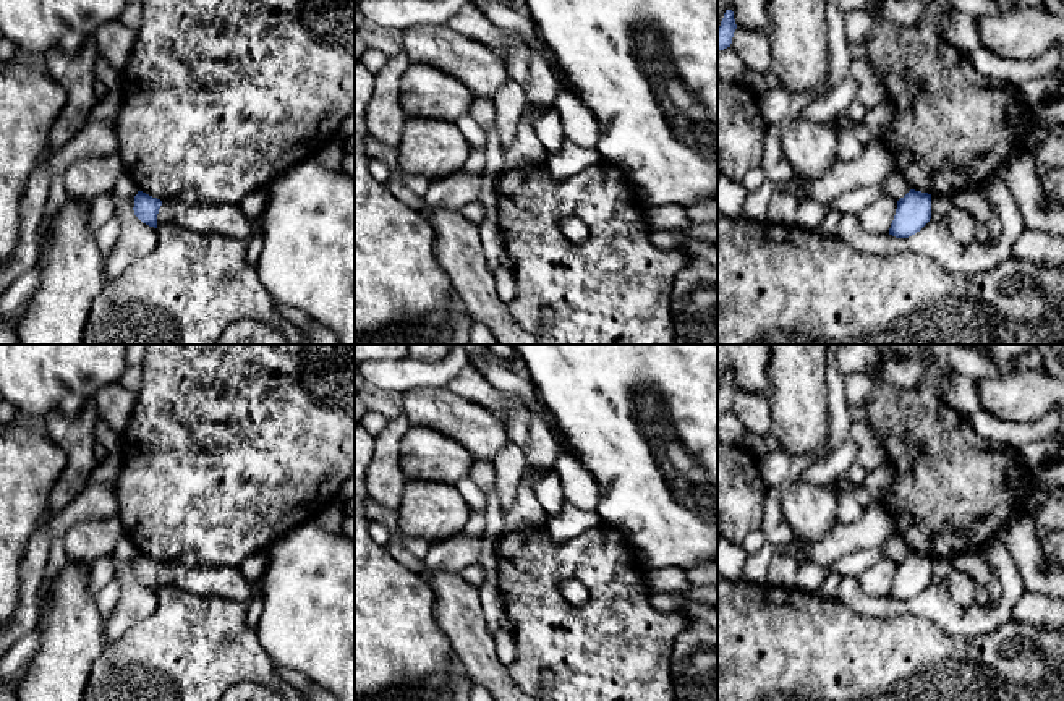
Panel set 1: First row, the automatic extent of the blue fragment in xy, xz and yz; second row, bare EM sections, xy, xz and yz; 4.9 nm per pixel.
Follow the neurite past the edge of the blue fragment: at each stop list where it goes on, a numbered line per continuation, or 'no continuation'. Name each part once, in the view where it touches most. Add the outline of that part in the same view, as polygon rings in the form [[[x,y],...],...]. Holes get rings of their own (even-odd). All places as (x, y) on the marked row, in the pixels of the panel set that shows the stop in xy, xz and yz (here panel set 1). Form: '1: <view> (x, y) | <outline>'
no continuation

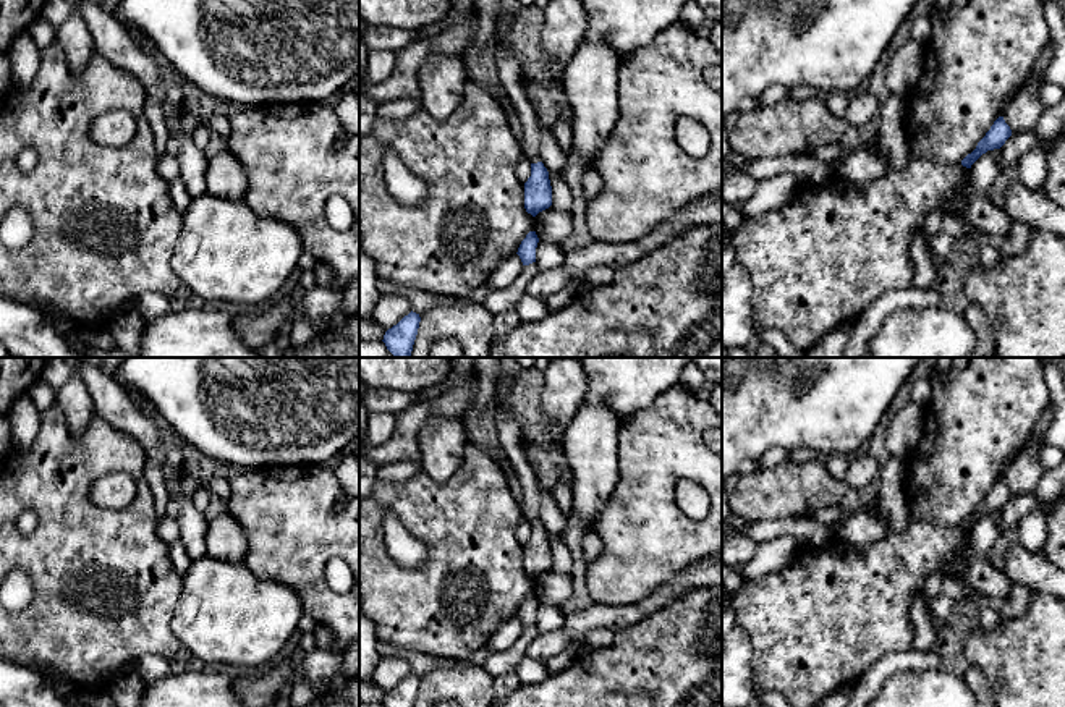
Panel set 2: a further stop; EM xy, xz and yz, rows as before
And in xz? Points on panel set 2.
1: xz (509, 71) | [[[499,0],[499,11],[495,18],[495,44],[494,44],[494,58],[499,70],[499,79],[502,89],[510,99],[513,108],[518,113],[521,121],[523,152],[529,157],[531,163],[541,162],[539,149],[541,149],[541,125],[539,116],[528,100],[524,94],[524,87],[521,86],[520,66],[508,49],[502,44],[502,29],[508,26],[516,13],[523,8],[520,0]]]

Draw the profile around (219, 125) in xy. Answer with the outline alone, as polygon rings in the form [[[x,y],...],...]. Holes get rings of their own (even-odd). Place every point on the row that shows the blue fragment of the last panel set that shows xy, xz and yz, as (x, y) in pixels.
[[[215,116],[207,121],[202,121],[202,125],[206,125],[212,133],[215,133],[228,141],[228,138],[230,138],[228,116]]]

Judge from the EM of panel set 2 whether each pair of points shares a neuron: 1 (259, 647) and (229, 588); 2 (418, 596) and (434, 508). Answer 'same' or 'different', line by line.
1: same
2: same

